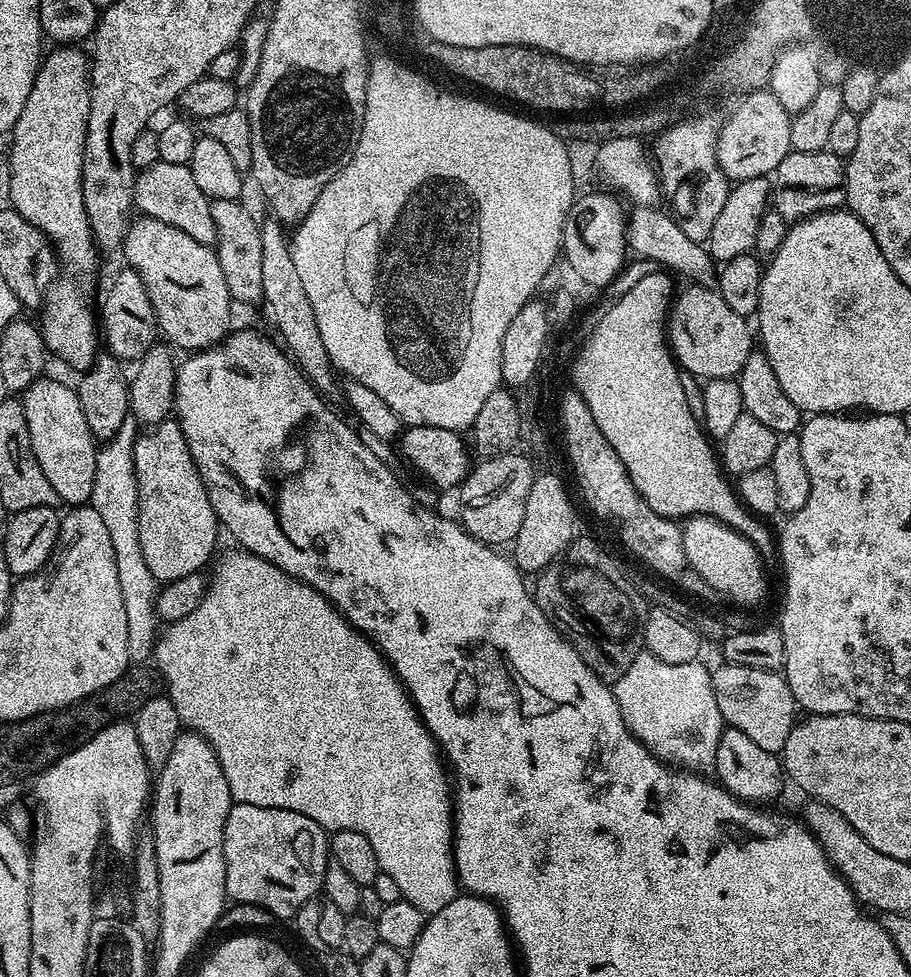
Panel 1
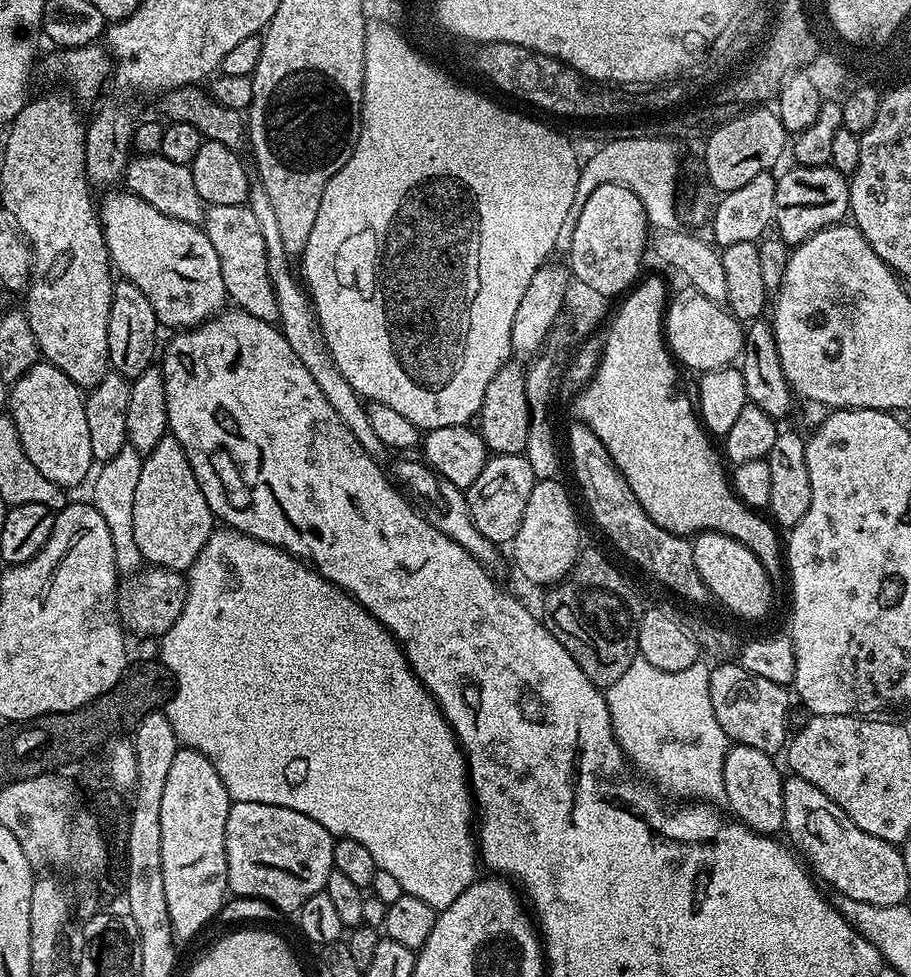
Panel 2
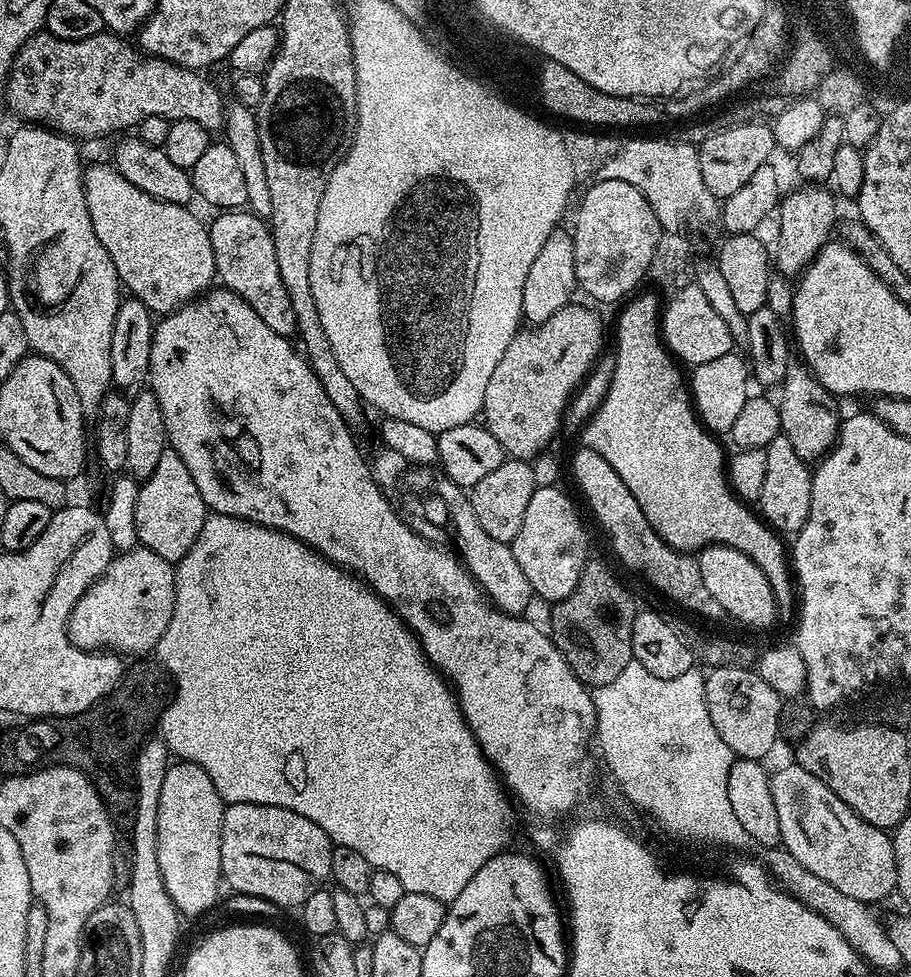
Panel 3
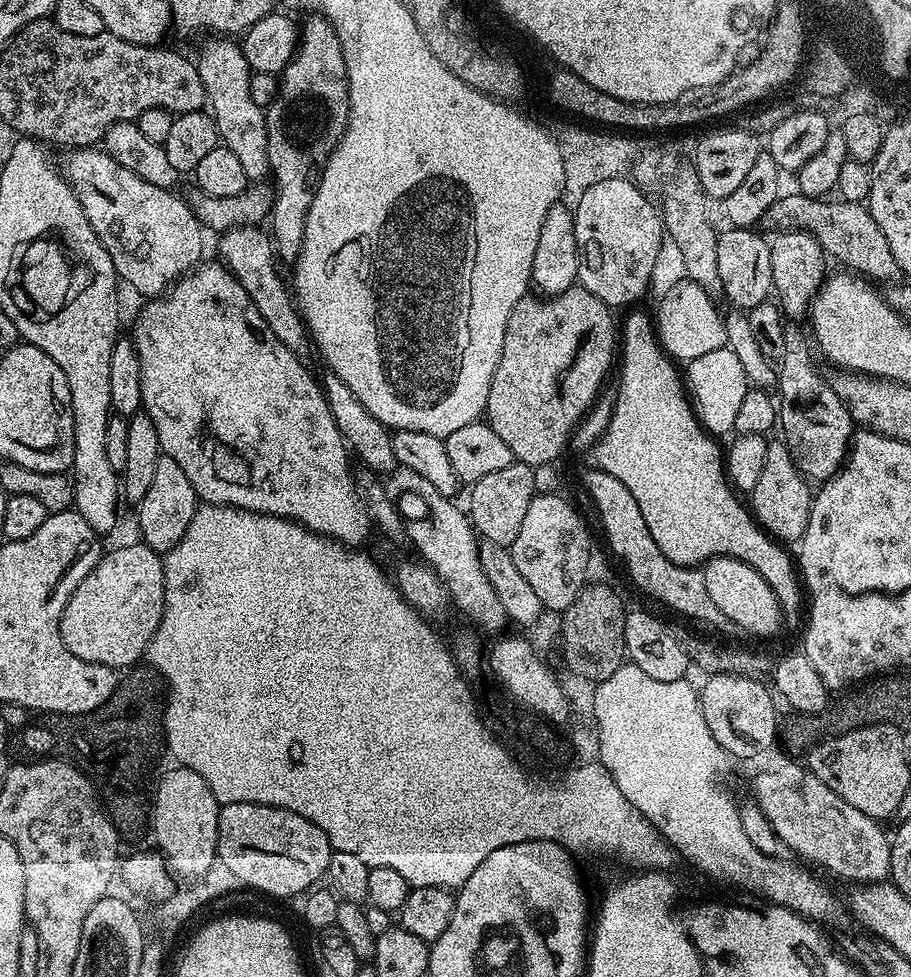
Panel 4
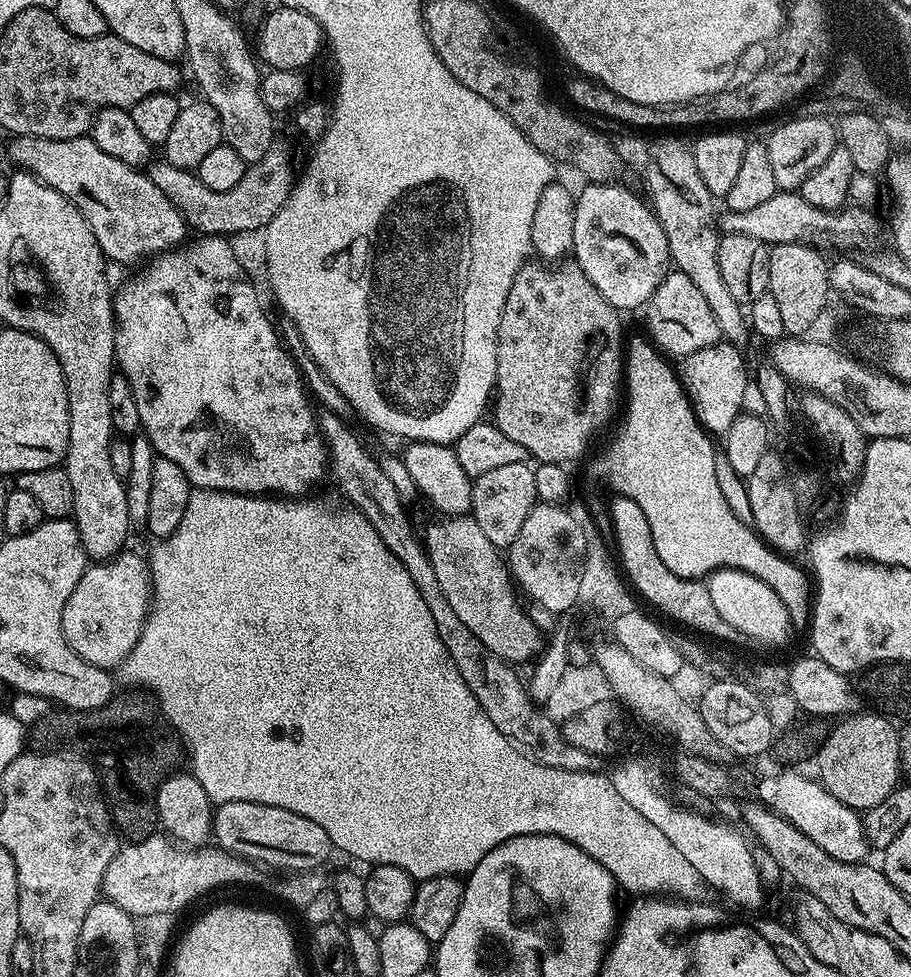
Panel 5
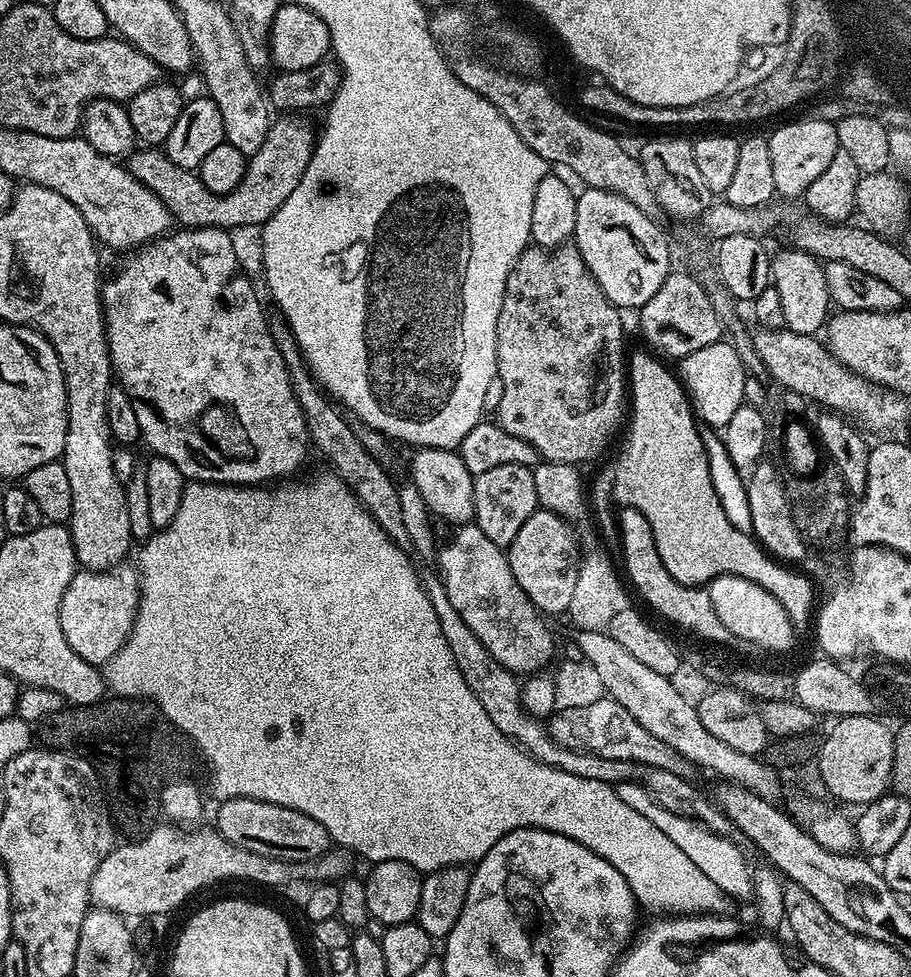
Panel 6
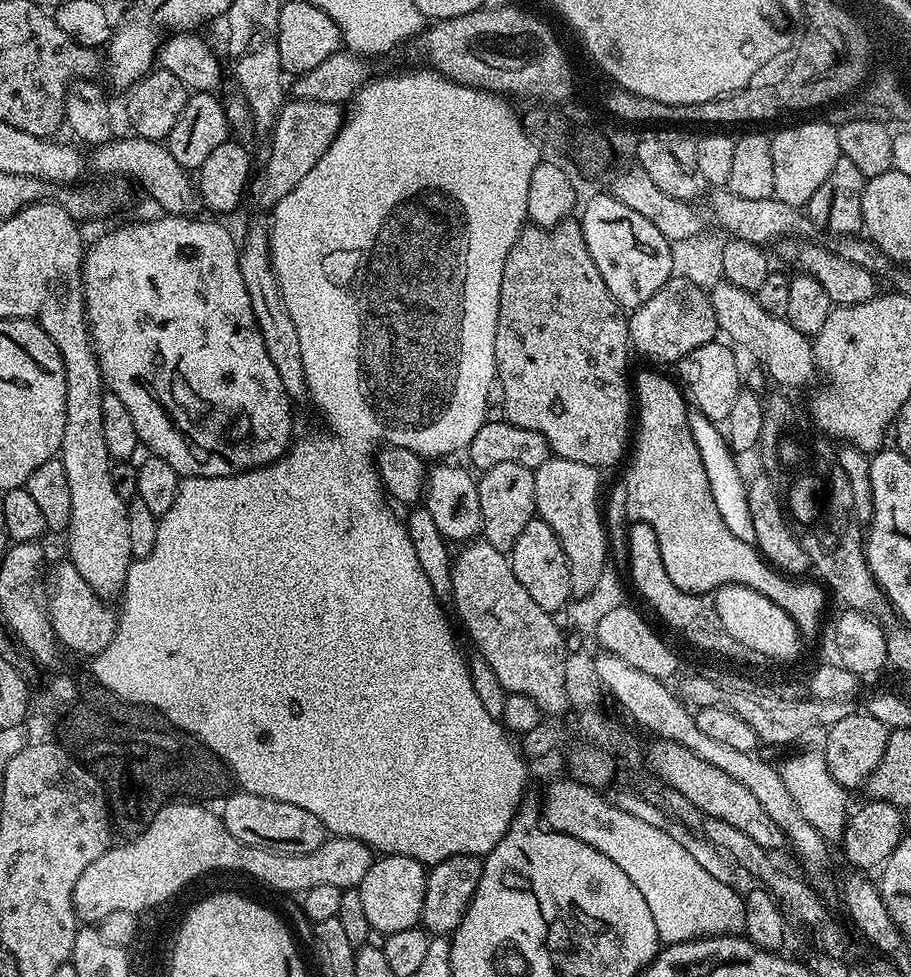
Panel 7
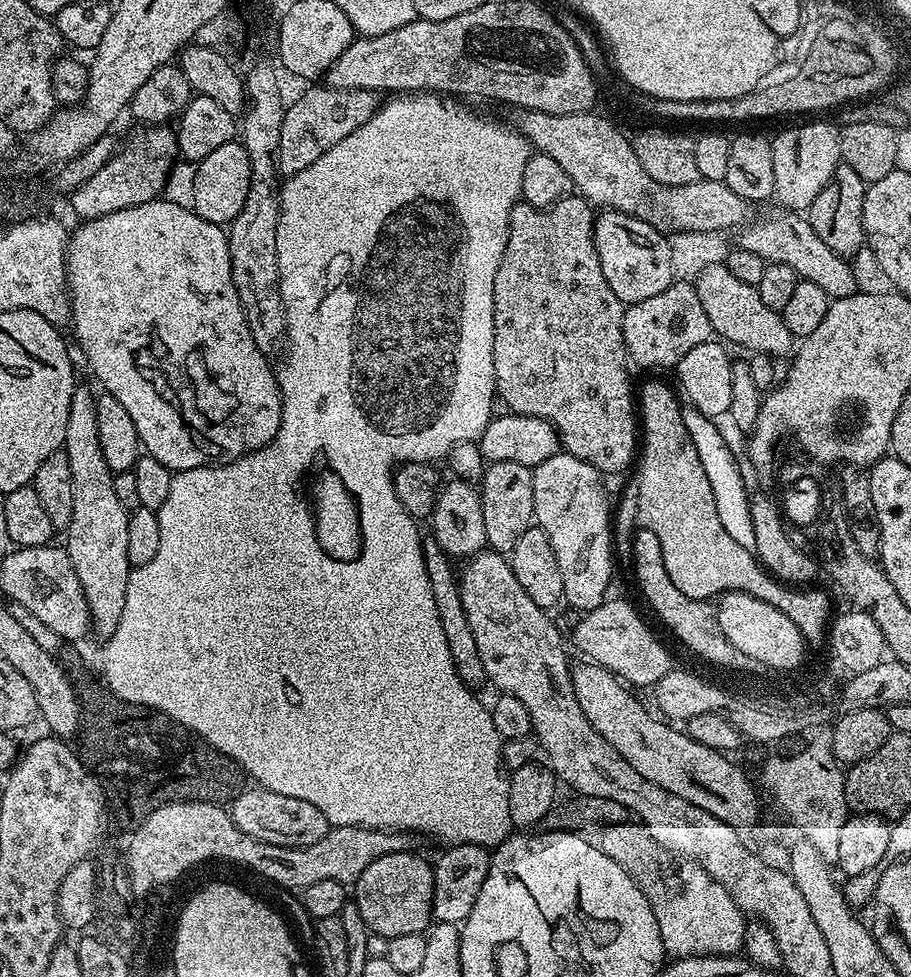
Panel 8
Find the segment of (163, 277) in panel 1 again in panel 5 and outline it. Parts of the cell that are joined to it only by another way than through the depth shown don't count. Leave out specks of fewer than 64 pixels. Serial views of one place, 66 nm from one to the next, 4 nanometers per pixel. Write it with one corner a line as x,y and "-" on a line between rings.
91,135
70,138
69,140
47,140
36,136
18,136
11,141
12,156
25,171
32,173
46,186
58,190
86,218
94,234
96,244
105,257
116,264
136,264
147,256
159,257
177,246
183,245
186,225
184,216
176,209
174,202
154,186
151,175
139,168
132,168
126,162
118,162
111,154
106,154

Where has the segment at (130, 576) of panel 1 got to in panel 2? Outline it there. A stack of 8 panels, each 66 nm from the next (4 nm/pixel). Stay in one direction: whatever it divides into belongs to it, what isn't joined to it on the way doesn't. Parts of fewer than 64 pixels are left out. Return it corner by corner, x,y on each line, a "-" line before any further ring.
124,447
110,458
110,462
99,465
92,484
90,503
102,514
110,530
110,542
114,542
114,562
117,573
135,574
141,571
142,561
138,546
134,543
134,490
138,486
138,474
142,474
144,461
133,448

